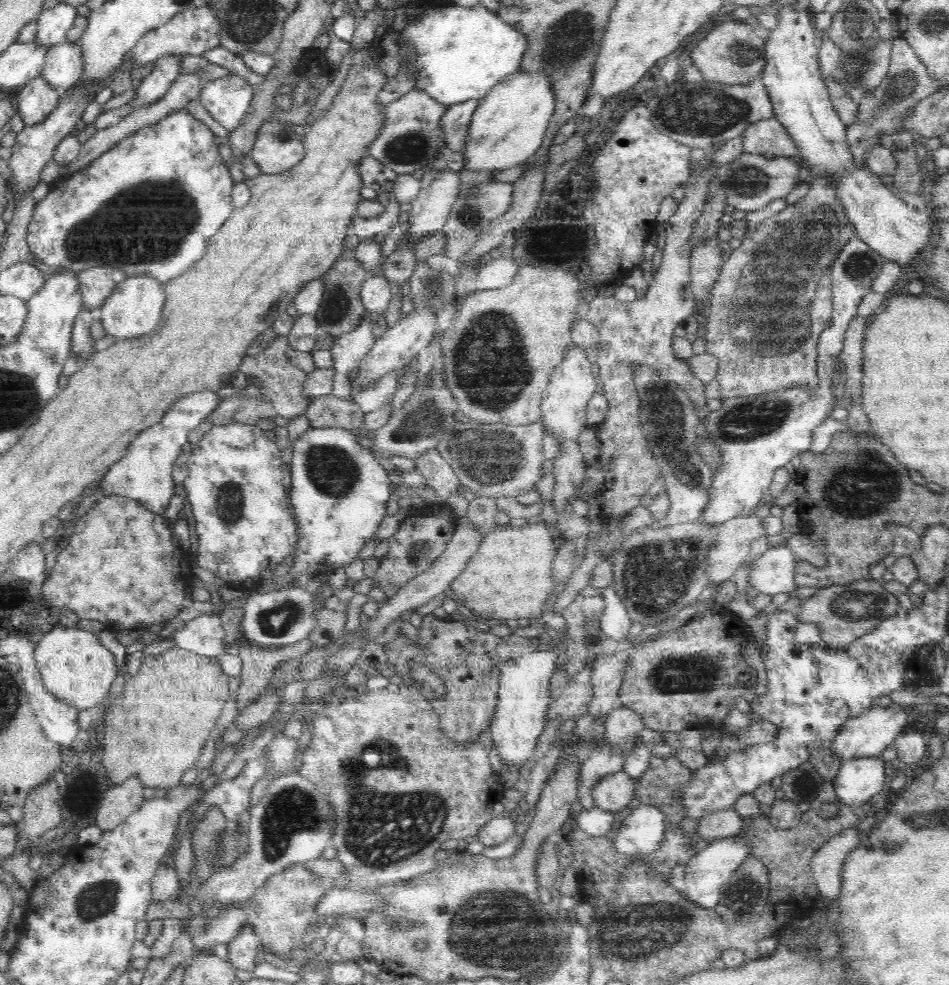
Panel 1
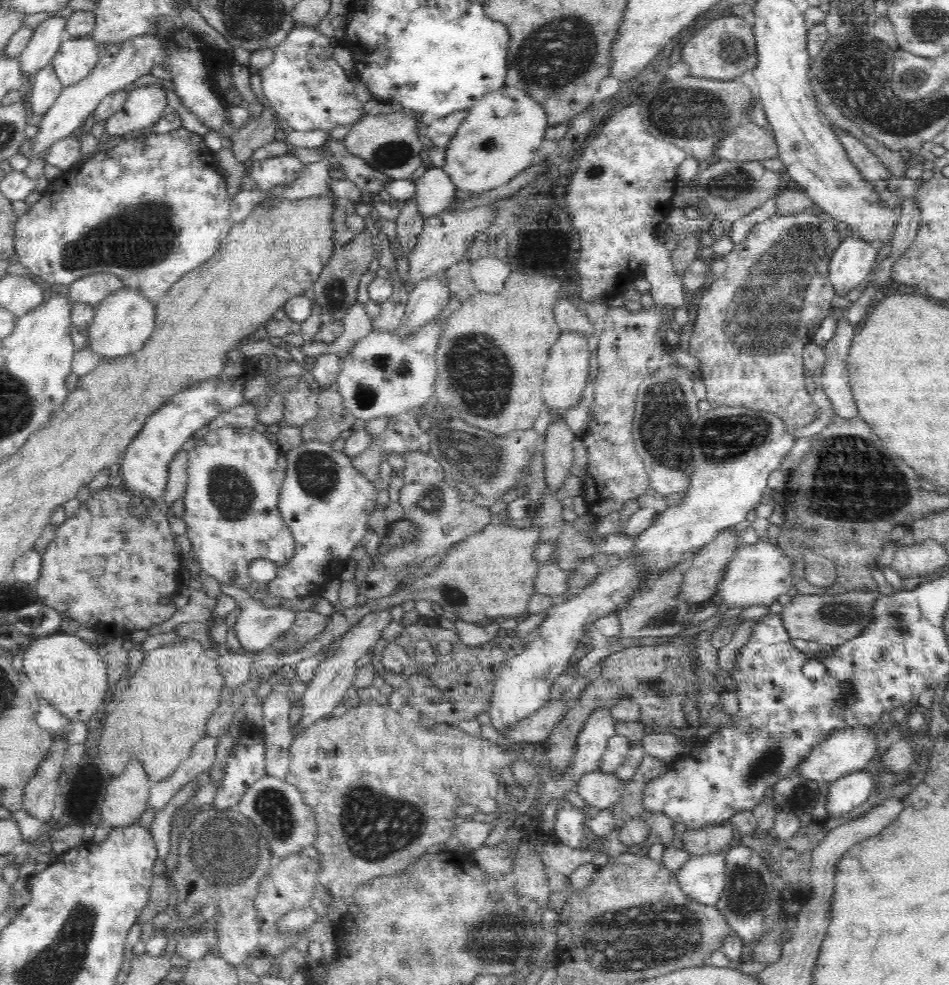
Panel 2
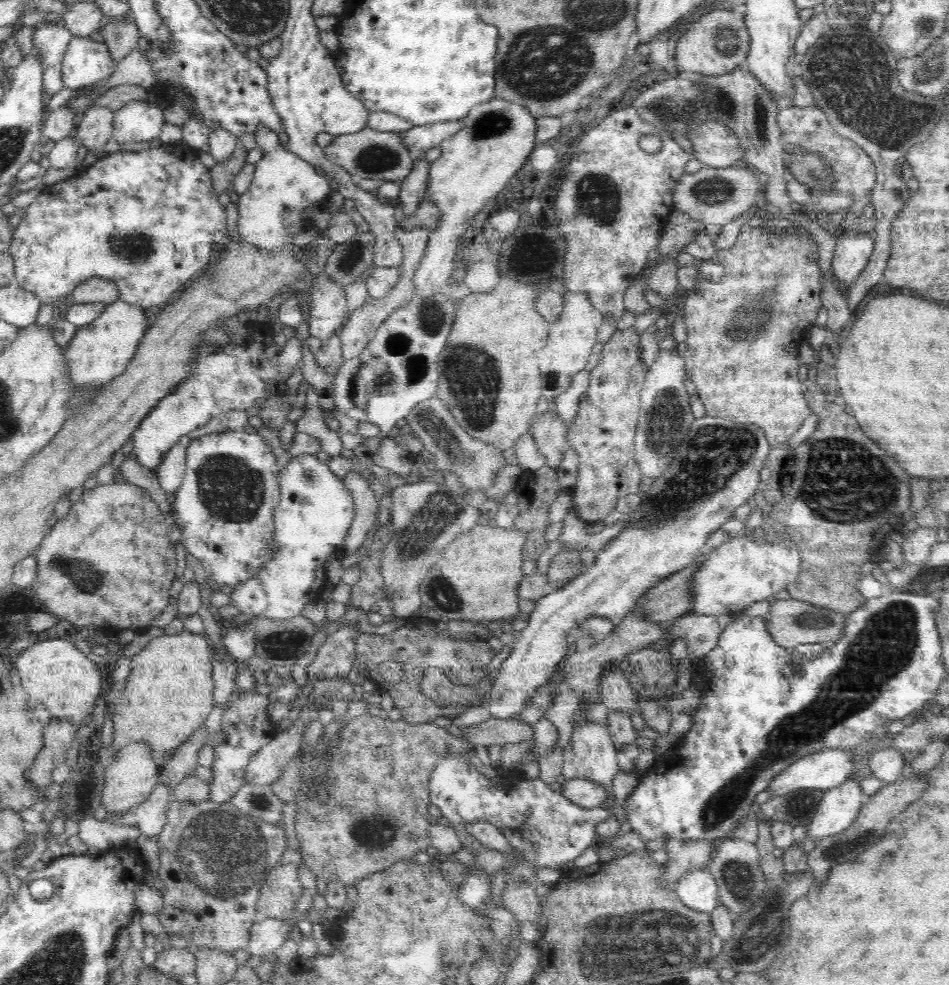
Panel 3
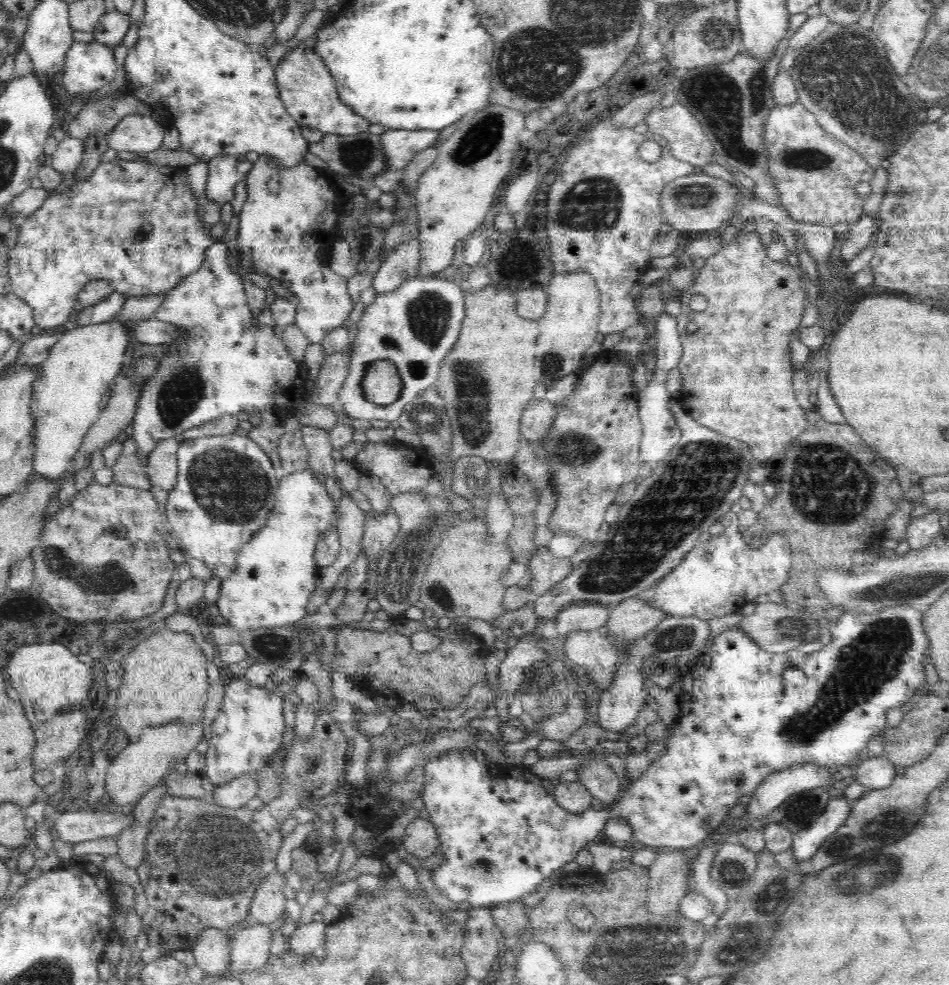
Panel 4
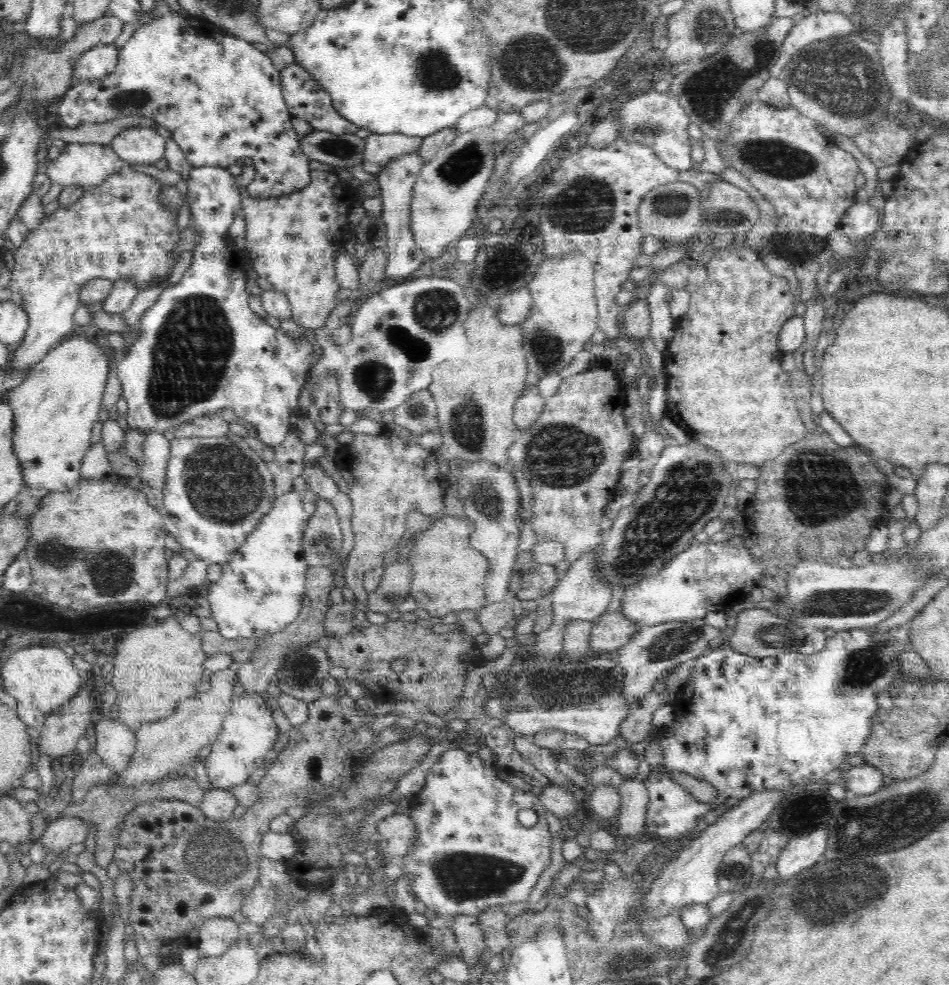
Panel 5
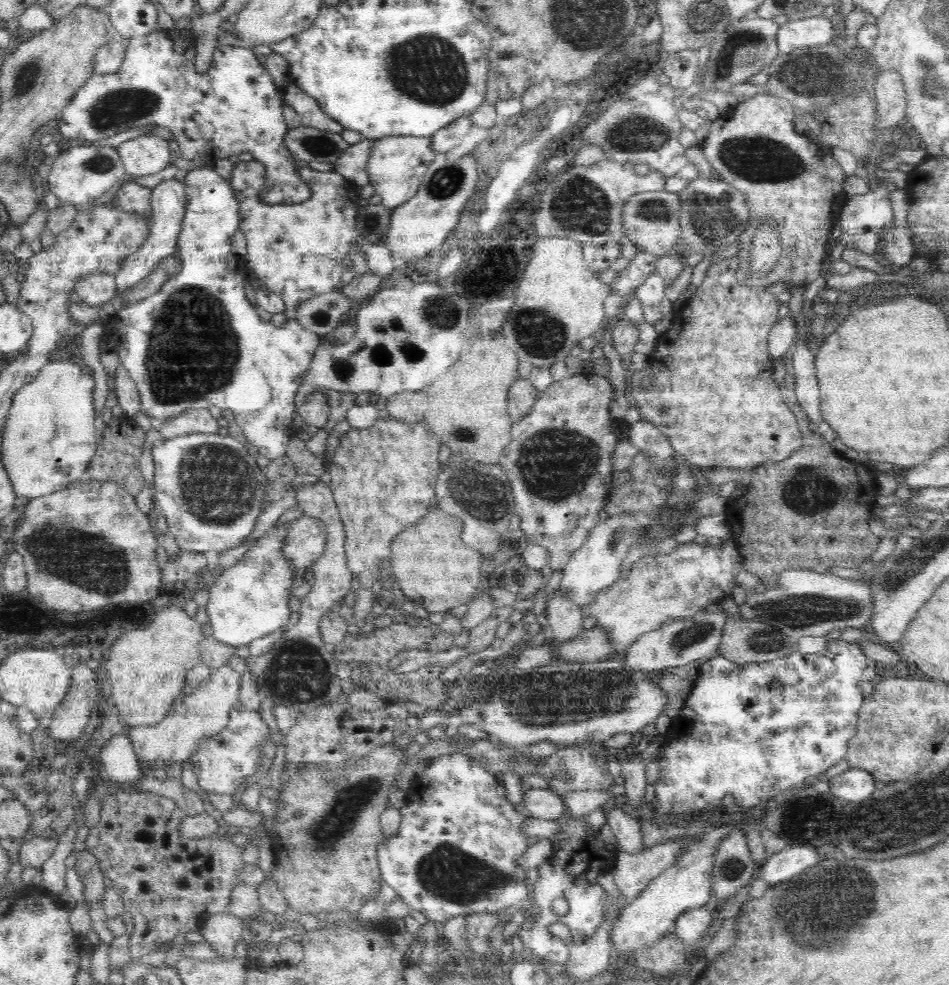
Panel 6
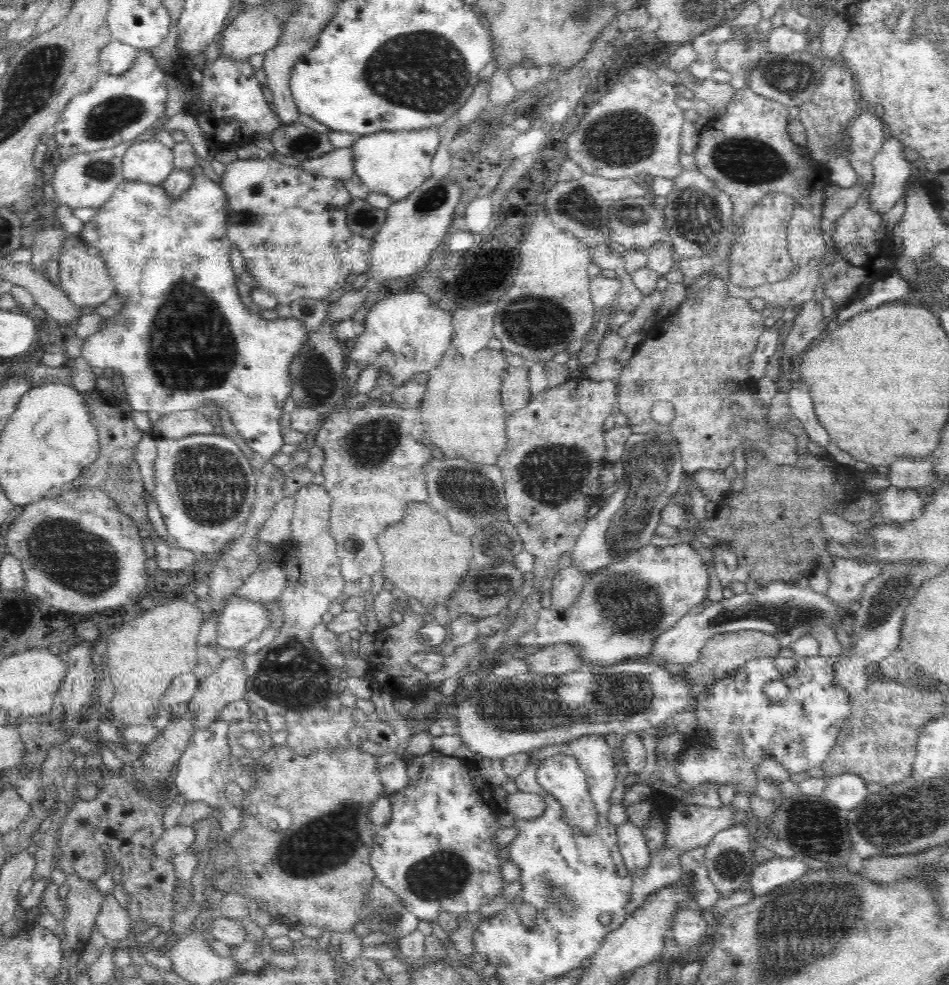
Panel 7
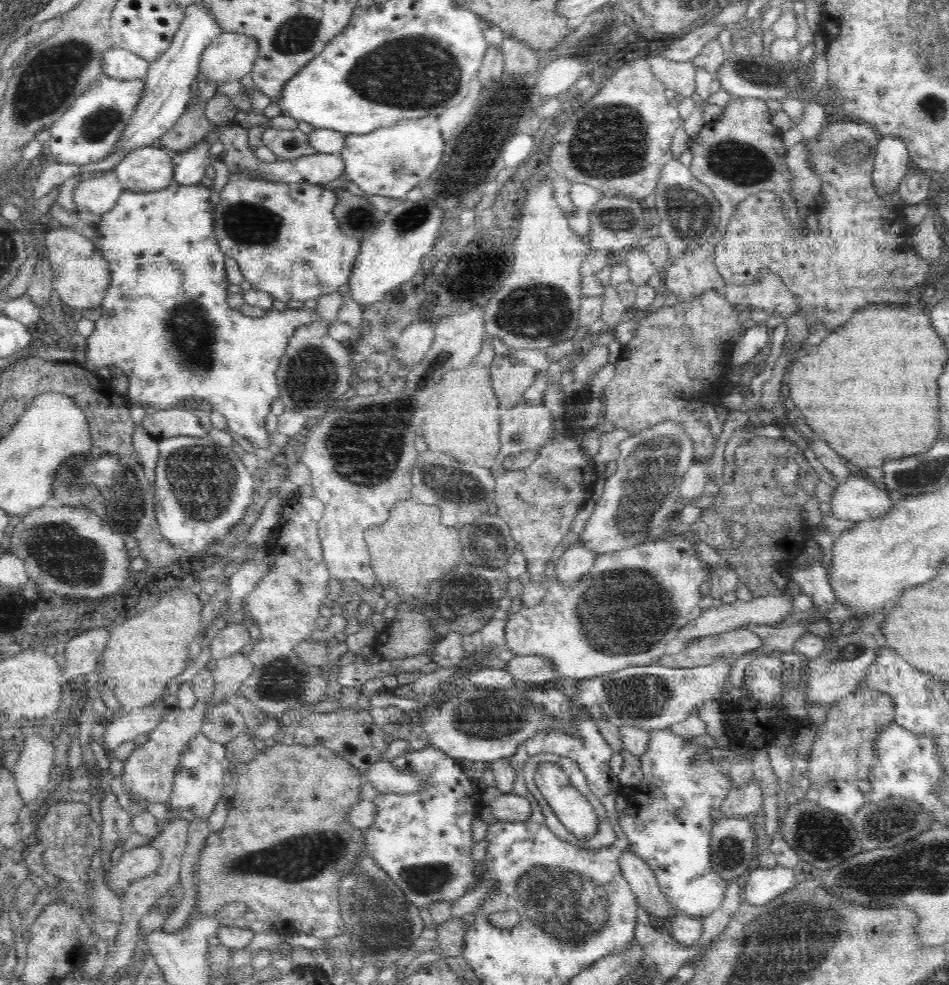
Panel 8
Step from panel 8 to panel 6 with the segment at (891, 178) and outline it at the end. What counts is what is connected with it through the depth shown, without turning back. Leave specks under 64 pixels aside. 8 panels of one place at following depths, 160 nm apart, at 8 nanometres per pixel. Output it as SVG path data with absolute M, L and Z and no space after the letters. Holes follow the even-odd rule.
M878 187L849 198L839 212L838 224L846 235L870 233L892 226L894 215L890 191Z

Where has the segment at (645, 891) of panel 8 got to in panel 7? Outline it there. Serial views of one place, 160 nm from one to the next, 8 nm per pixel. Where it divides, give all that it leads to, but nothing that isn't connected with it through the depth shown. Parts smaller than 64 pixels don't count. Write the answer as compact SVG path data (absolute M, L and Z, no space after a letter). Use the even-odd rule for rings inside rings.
M630 821L622 822L616 826L618 846L628 873L632 877L642 873L644 868L650 866L651 851L647 847L646 839L639 826Z

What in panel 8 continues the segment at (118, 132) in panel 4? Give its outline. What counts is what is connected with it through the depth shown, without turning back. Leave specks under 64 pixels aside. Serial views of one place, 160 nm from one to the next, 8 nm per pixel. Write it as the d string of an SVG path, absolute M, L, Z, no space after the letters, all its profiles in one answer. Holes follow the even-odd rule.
M150 145L127 153L113 168L123 190L152 192L174 182L173 153Z

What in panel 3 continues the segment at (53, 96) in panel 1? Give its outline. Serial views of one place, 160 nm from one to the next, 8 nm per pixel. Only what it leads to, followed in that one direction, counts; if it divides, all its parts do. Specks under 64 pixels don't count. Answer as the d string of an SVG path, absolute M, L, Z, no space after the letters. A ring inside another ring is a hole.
M61 20L35 26L33 50L38 57L42 57L43 89L51 97L65 87L62 78L63 57L73 37Z

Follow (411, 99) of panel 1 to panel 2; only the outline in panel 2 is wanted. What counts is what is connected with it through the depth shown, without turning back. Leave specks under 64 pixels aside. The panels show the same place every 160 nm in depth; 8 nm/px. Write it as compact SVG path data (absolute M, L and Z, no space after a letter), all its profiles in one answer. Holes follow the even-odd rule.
M403 108L389 115L364 115L346 134L342 144L352 156L362 158L368 166L393 180L410 178L420 166L424 166L427 149L418 140L416 121L421 112Z

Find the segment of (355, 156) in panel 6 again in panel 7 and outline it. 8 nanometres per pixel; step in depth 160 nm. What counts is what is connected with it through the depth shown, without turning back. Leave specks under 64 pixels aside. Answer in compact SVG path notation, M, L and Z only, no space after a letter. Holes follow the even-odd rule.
M350 147L332 149L332 152L322 156L309 158L302 161L299 168L326 178L338 178L343 181L355 179L353 154Z

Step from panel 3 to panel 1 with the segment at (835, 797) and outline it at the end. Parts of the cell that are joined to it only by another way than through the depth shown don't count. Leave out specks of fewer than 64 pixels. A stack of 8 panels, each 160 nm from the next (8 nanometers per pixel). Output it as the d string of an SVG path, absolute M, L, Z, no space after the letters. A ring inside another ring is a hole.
M881 756L849 759L842 762L833 782L834 792L842 805L852 804L852 806L859 806L864 802L869 804L874 797L878 797L878 794L884 794L887 790L885 787L885 763Z

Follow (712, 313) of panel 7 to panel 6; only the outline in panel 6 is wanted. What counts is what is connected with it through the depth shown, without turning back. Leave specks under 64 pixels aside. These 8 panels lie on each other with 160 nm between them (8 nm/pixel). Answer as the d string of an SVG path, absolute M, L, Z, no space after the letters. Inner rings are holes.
M733 257L712 264L712 266L708 268L702 285L696 291L696 296L687 300L678 317L669 320L669 330L658 338L660 348L649 356L648 367L634 371L630 374L629 378L629 386L631 386L631 389L628 390L627 396L632 406L638 408L640 420L653 424L660 431L660 434L670 441L678 459L683 460L685 463L701 467L704 471L715 468L752 469L762 463L779 463L781 460L792 456L794 451L803 445L803 433L800 432L799 423L795 418L795 414L784 403L782 395L780 394L779 385L774 386L774 382L772 382L773 367L772 364L769 363L768 336L770 330L772 330L780 320L777 315L780 307L778 296L767 292L768 288L750 289L750 287L740 285L740 282L736 281L736 277L738 276L736 270L738 270L738 266L740 266L740 261L738 261L738 258ZM644 376L652 376L654 378L651 380L651 387L648 387L646 390L641 386ZM712 382L718 382L718 384L712 384ZM662 408L668 408L668 414L660 412Z

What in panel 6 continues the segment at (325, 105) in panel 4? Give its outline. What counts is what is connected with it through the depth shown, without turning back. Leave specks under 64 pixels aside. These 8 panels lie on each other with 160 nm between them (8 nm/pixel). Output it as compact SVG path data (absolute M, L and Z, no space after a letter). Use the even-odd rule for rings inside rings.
M290 82L282 91L283 101L290 105L300 115L304 127L312 127L318 130L326 130L340 134L345 128L324 114L318 103L297 87L297 84Z

